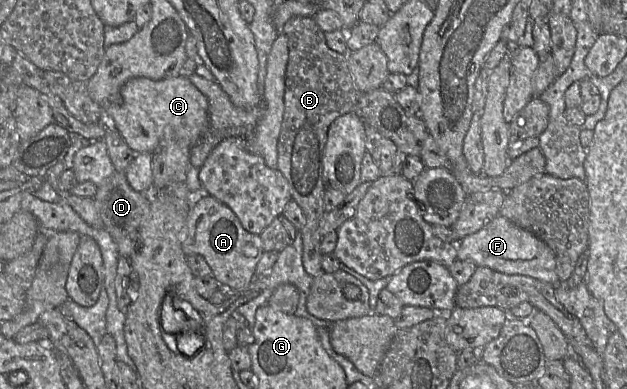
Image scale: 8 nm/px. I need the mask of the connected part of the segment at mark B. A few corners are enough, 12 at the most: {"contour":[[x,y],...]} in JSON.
{"contour":[[292,17],[277,170],[323,273],[328,129],[363,92],[313,17]]}

